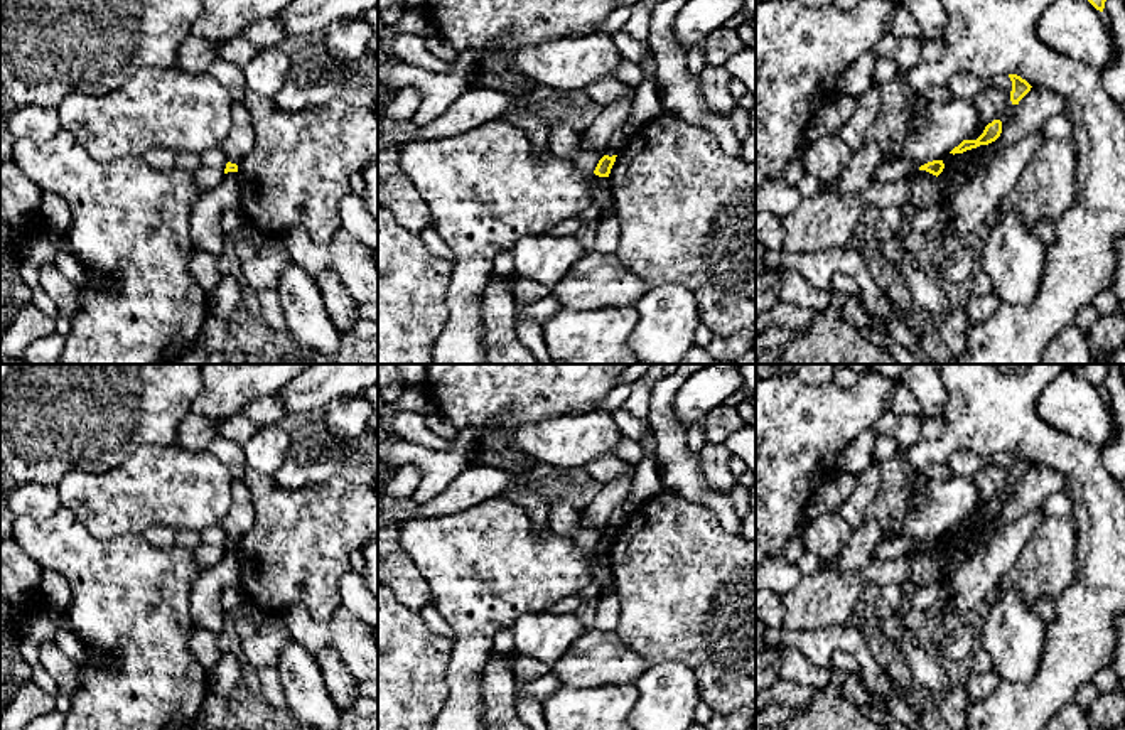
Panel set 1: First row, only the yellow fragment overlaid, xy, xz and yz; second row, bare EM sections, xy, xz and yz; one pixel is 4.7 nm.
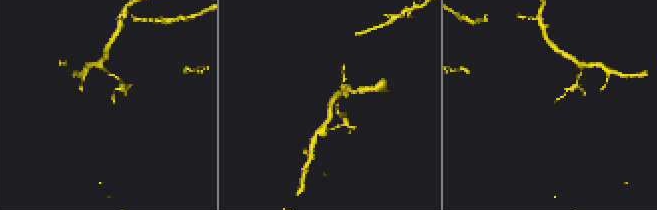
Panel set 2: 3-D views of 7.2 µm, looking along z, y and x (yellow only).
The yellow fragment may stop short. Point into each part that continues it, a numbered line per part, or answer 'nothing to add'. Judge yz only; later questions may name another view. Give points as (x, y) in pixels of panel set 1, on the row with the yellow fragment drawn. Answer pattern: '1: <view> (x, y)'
nothing to add

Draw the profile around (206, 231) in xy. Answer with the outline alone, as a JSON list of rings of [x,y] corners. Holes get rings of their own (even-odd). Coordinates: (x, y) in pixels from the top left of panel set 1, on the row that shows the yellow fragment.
[[[238,172],[224,174],[223,182],[202,194],[191,212],[191,239],[196,250],[209,251],[216,256],[224,253],[224,231],[221,214],[226,209],[240,209],[241,194]]]

